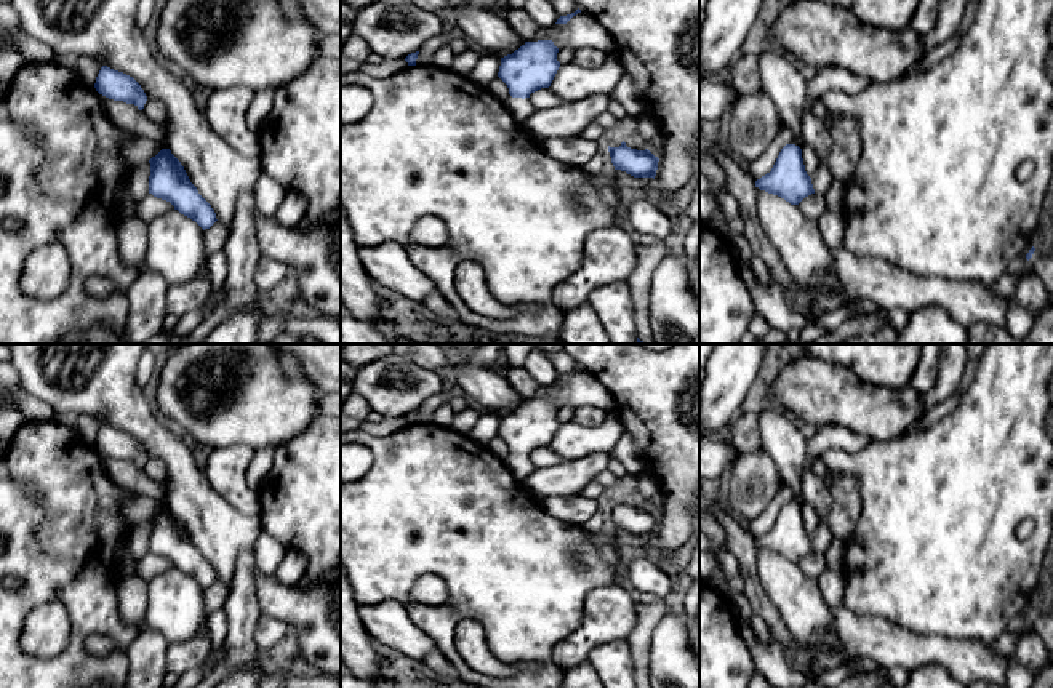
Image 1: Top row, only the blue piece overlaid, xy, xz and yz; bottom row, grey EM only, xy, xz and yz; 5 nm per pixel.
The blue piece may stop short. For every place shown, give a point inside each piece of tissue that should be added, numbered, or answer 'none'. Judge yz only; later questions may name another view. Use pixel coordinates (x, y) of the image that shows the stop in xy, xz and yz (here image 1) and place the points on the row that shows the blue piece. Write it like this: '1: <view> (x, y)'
1: yz (821, 180)

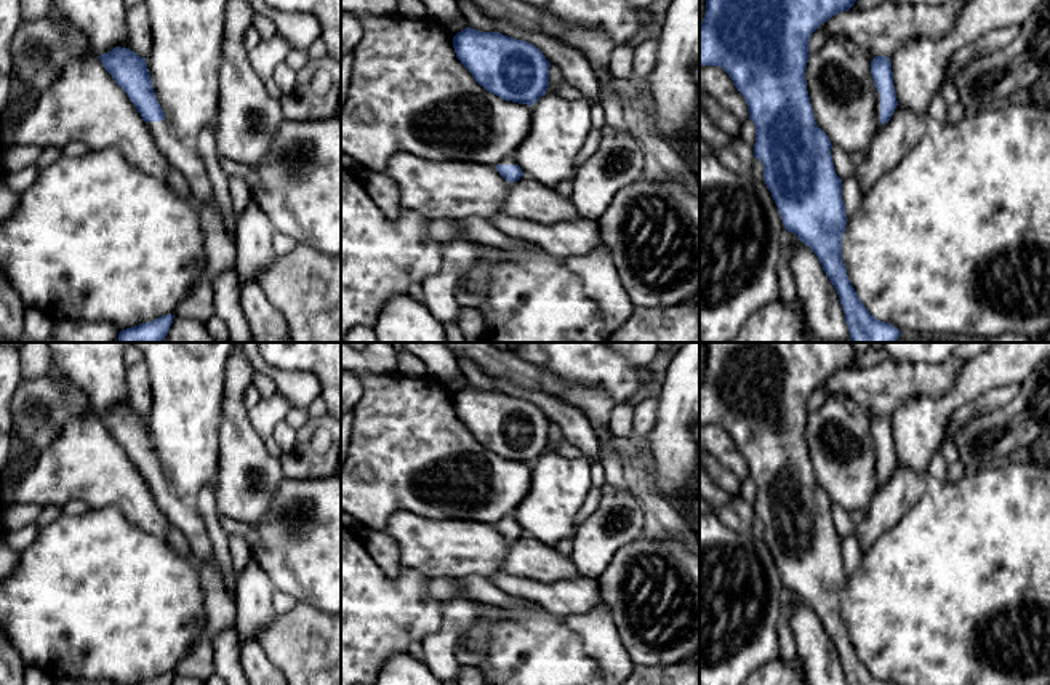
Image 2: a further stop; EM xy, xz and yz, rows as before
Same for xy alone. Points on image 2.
1: xy (183, 154)

